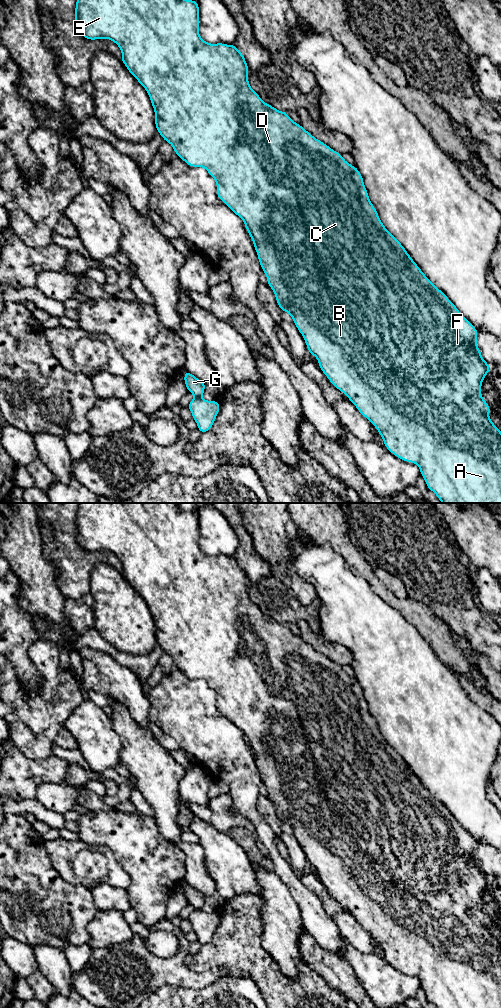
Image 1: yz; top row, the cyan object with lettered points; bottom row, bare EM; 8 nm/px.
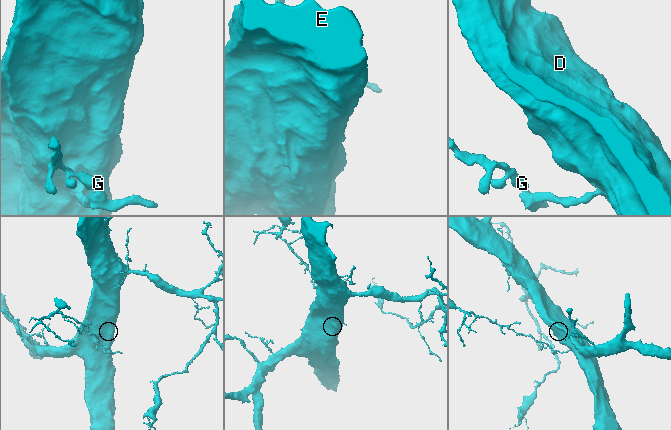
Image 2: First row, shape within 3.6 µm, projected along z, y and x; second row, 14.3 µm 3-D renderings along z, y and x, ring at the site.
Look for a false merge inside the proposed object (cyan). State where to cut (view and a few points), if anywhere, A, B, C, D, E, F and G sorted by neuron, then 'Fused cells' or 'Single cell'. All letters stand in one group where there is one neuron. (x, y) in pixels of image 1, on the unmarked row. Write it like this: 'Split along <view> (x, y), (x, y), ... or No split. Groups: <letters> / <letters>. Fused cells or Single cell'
Split along yz (194, 908), (200, 909). Groups: A B C D E F / G. Fused cells

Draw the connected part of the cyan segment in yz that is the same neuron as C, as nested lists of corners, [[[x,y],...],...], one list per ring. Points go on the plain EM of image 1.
[[[78,503],[75,535],[84,550],[109,551],[118,557],[122,564],[121,573],[150,609],[157,643],[187,677],[204,679],[215,691],[218,710],[245,736],[278,818],[292,829],[309,865],[317,870],[322,884],[374,937],[383,950],[385,959],[401,972],[417,976],[427,1000],[436,1008],[501,1008],[501,943],[490,932],[490,918],[480,904],[483,891],[491,880],[477,858],[478,842],[459,824],[446,806],[426,789],[402,756],[383,737],[369,711],[359,682],[345,673],[342,666],[295,635],[287,624],[279,623],[263,614],[250,599],[250,581],[243,566],[234,556],[210,556],[203,553],[199,546],[198,514],[181,510],[177,503]]]

